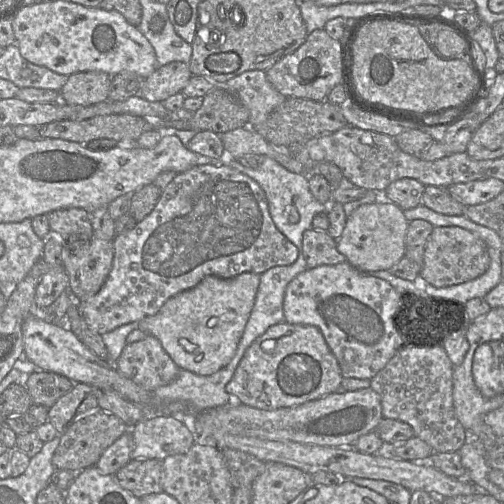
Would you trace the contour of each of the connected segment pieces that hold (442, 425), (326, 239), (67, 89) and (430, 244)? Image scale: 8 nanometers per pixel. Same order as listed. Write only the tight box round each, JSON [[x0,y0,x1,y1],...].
[[370,346,467,452],[302,229,346,268],[60,72,109,106],[418,226,489,287]]

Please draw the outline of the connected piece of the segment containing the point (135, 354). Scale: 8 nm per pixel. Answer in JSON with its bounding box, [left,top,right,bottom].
[115,335,182,391]

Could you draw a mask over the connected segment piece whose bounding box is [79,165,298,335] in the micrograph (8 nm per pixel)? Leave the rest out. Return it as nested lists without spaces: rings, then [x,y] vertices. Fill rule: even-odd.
[[[197,165],[184,172],[177,173],[173,180],[161,191],[159,200],[151,213],[142,221],[137,222],[131,230],[117,234],[114,237],[113,249],[112,268],[103,286],[94,296],[79,303],[79,312],[89,329],[101,335],[124,324],[154,315],[169,298],[194,287],[206,276],[214,275],[221,278],[232,278],[243,272],[262,274],[274,266],[292,264],[298,256],[297,247],[278,230],[273,222],[266,195],[261,186],[249,176],[225,165]]]

